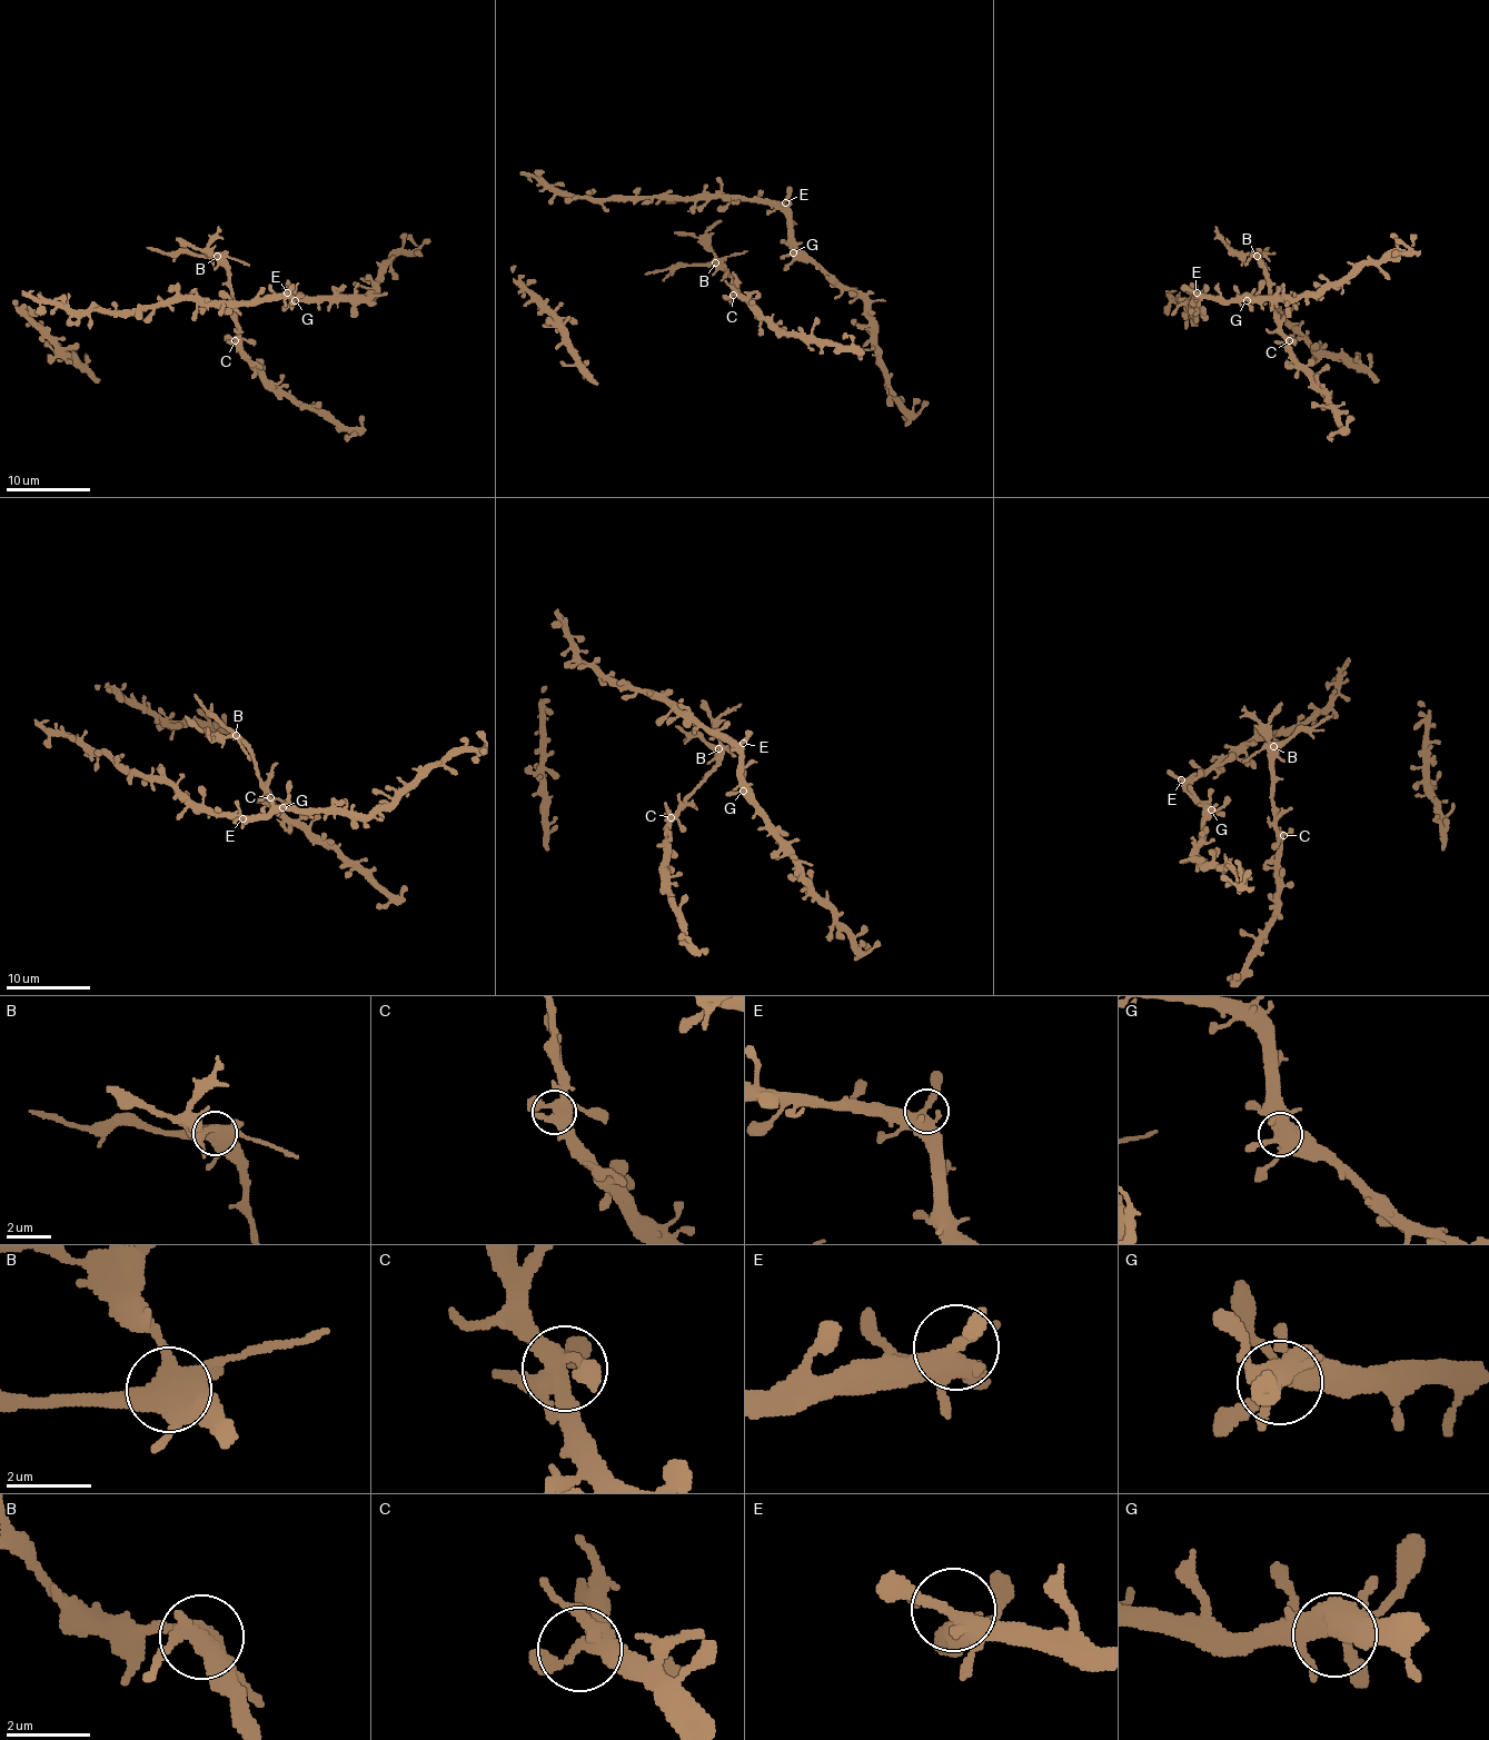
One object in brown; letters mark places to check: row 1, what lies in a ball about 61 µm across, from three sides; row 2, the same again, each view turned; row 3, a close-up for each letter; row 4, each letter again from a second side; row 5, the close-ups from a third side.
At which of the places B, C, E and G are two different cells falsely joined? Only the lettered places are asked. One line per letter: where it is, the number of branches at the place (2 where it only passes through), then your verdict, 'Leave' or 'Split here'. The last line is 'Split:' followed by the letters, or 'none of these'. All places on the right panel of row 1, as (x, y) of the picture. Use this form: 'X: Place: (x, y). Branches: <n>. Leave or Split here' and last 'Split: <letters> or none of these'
B: Place: (1257, 256). Branches: 5. Split here
C: Place: (1289, 340). Branches: 5. Leave
E: Place: (1197, 292). Branches: 5. Leave
G: Place: (1247, 300). Branches: 7. Leave
Split: B

